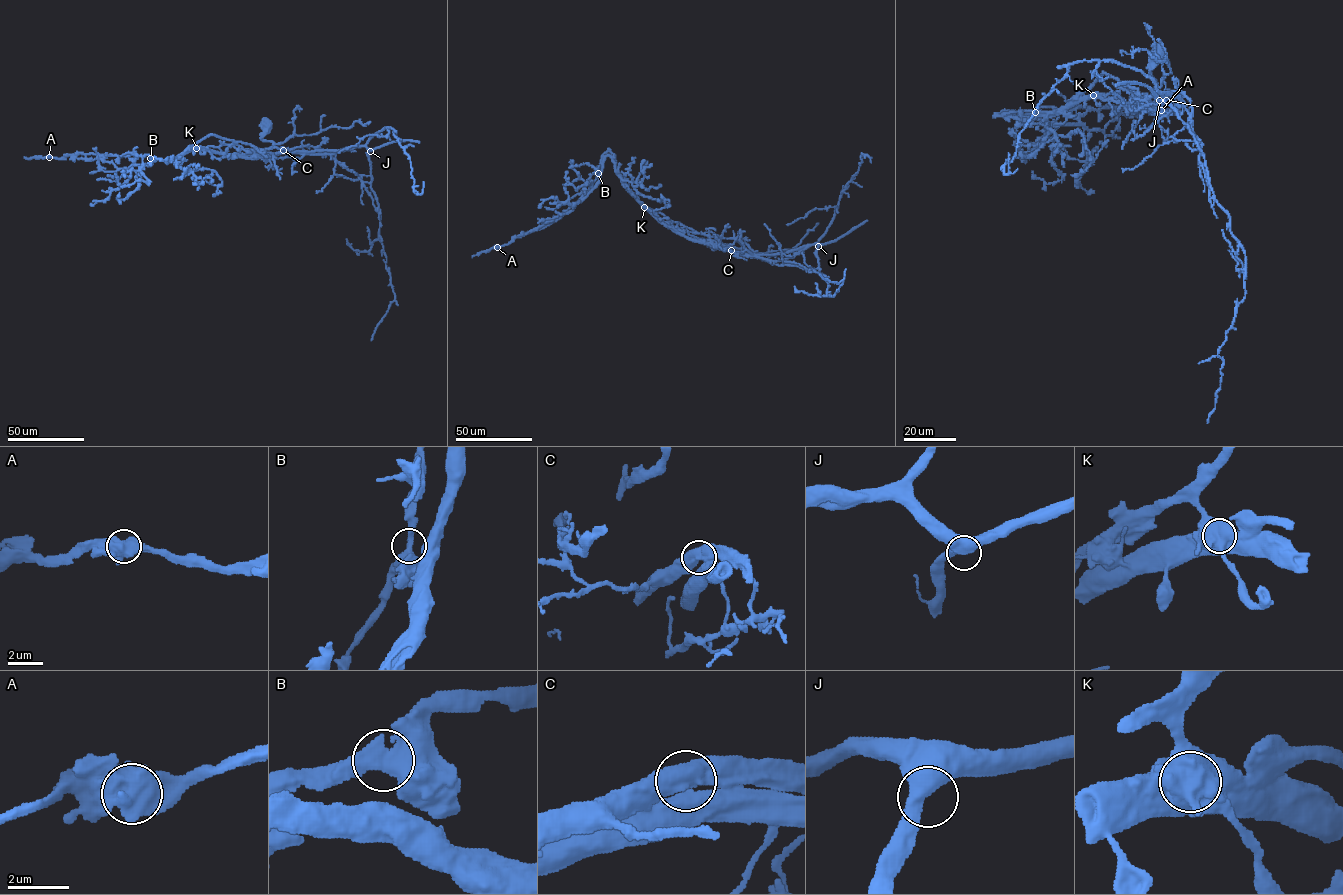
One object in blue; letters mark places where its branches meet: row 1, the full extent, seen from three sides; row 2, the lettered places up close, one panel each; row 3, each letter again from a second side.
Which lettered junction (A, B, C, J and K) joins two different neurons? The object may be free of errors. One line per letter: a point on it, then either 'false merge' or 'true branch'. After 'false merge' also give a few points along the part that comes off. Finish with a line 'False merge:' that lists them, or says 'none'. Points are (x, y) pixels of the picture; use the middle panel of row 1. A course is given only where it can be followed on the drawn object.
A: place (497, 247); true branch
B: place (598, 173); true branch
C: place (731, 250); true branch
J: place (818, 246); true branch
K: place (644, 207); false merge; course (644, 207), (629, 192), (615, 156), (607, 151), (602, 155), (599, 173), (589, 189), (551, 223), (472, 257)
False merge: K

